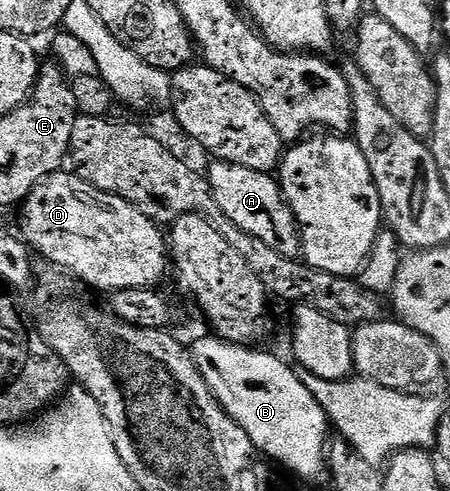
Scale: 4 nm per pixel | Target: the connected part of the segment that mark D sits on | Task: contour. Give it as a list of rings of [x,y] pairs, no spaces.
[[[75,172],[51,173],[45,181],[40,181],[34,191],[19,206],[20,230],[18,236],[33,254],[41,253],[49,266],[60,271],[73,273],[80,281],[85,281],[92,289],[105,289],[108,295],[123,289],[147,289],[159,286],[159,281],[170,273],[170,249],[166,237],[160,234],[161,226],[142,215],[126,199],[110,195]]]

